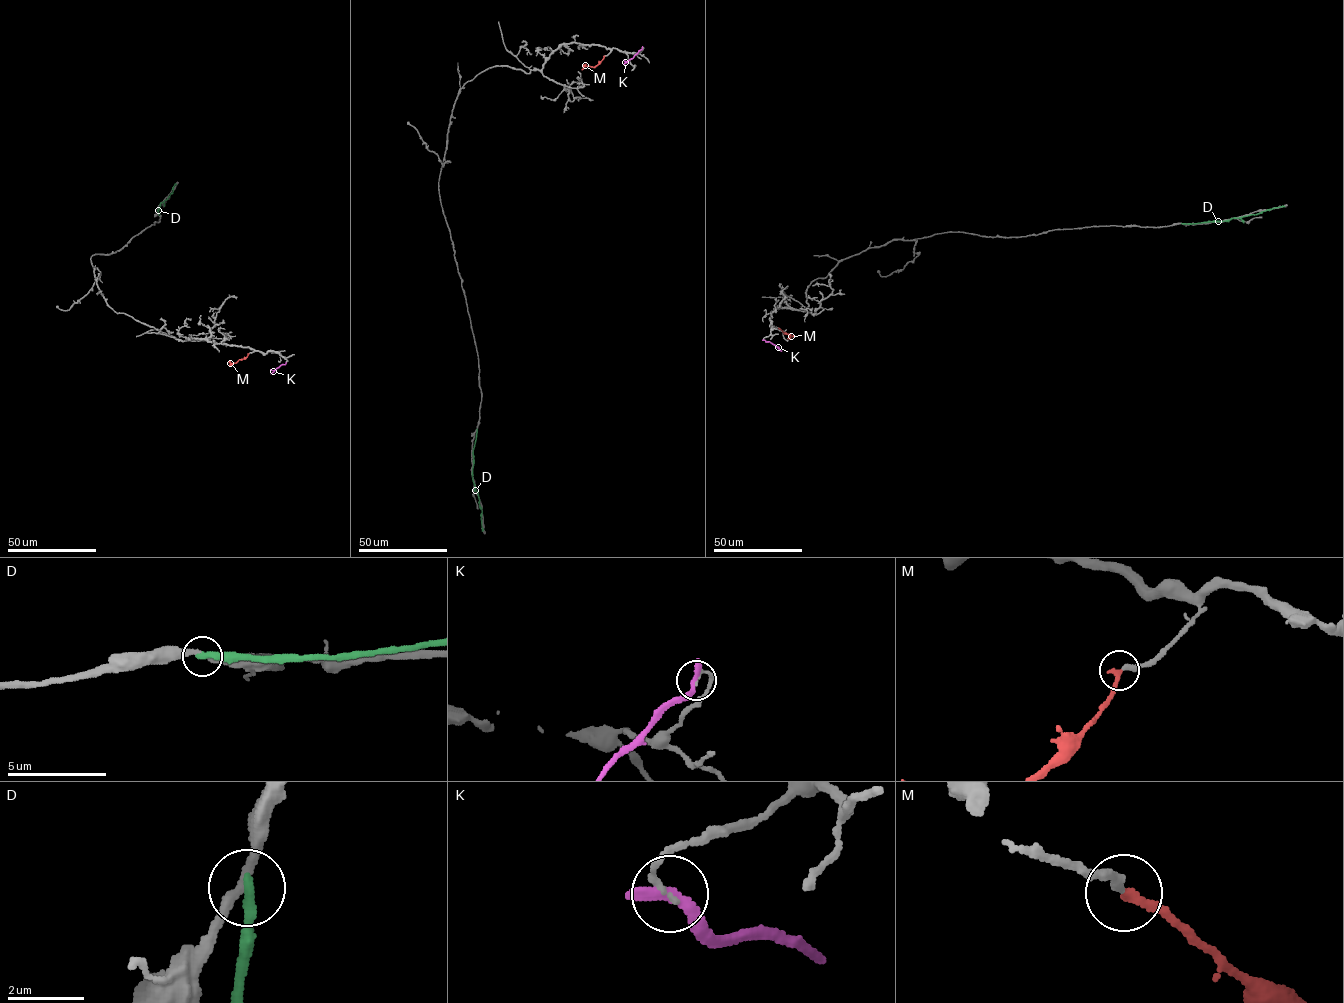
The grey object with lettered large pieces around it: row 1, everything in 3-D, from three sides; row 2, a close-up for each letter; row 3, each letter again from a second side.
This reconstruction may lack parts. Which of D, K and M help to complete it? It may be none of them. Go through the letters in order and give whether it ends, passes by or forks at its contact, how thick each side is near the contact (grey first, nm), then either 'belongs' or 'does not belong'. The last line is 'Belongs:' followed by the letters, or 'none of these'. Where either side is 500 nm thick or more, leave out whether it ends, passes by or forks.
D: it ends | 260/320 nm | does not belong
K: it ends | 150/400 nm | does not belong
M: it ends | 280/280 nm | belongs
Belongs: M

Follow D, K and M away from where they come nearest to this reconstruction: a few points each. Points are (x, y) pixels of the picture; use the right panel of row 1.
D: (1182, 224), (1229, 221), (1285, 206)
K: (764, 339), (781, 351)
M: (778, 328), (789, 337), (793, 334)

